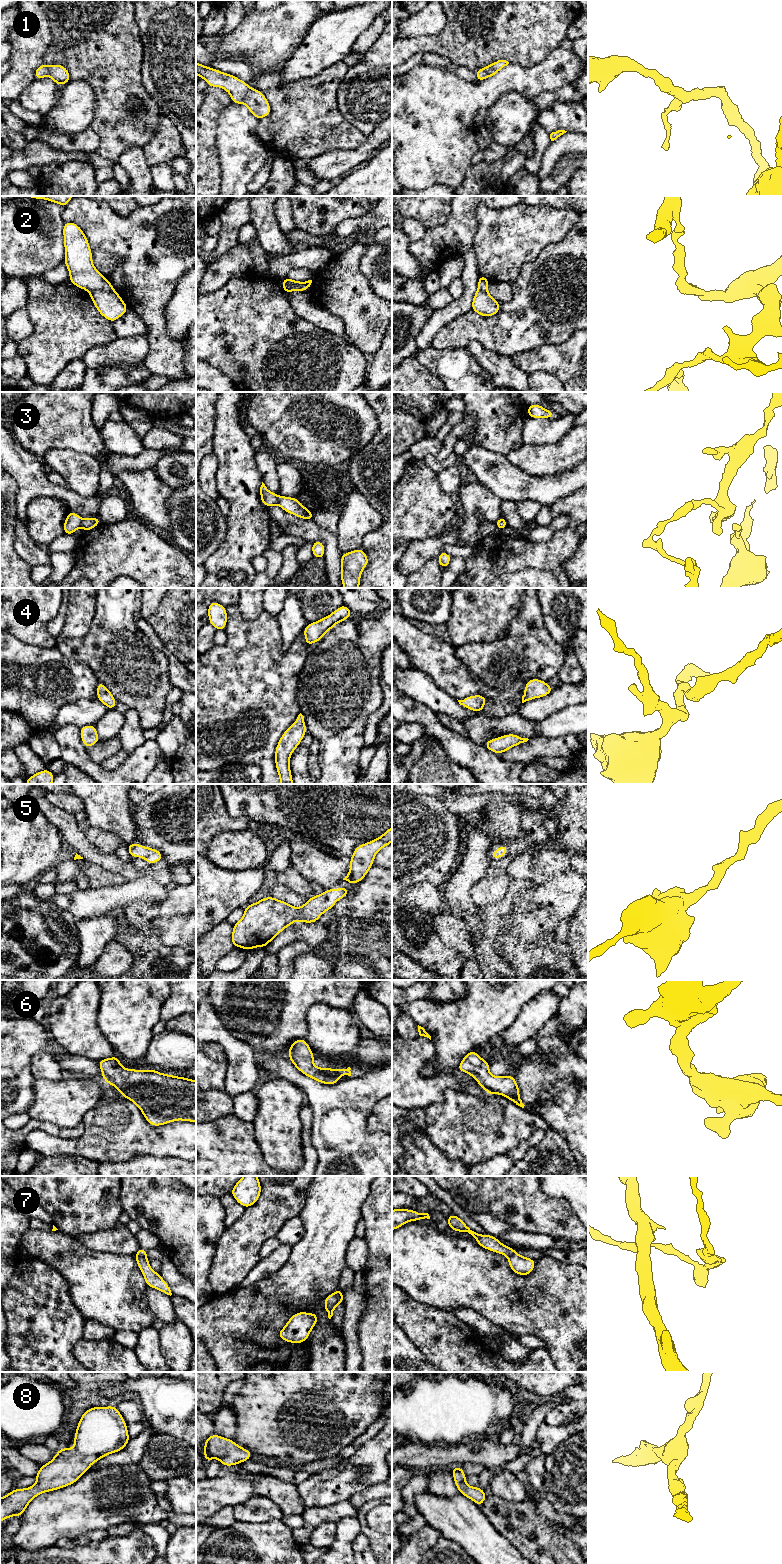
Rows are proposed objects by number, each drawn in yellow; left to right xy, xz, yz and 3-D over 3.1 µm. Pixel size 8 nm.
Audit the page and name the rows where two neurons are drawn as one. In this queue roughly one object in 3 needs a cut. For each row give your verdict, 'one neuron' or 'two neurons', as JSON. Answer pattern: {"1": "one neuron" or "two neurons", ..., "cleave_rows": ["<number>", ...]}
{"1": "one neuron", "2": "two neurons", "3": "two neurons", "4": "one neuron", "5": "one neuron", "6": "one neuron", "7": "two neurons", "8": "one neuron", "cleave_rows": ["2", "3", "7"]}

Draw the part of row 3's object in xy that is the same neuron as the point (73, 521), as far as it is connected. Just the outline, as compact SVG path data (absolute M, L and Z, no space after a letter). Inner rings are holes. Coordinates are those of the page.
M69 511L63 525L64 534L72 535L81 527L82 518L75 512Z

